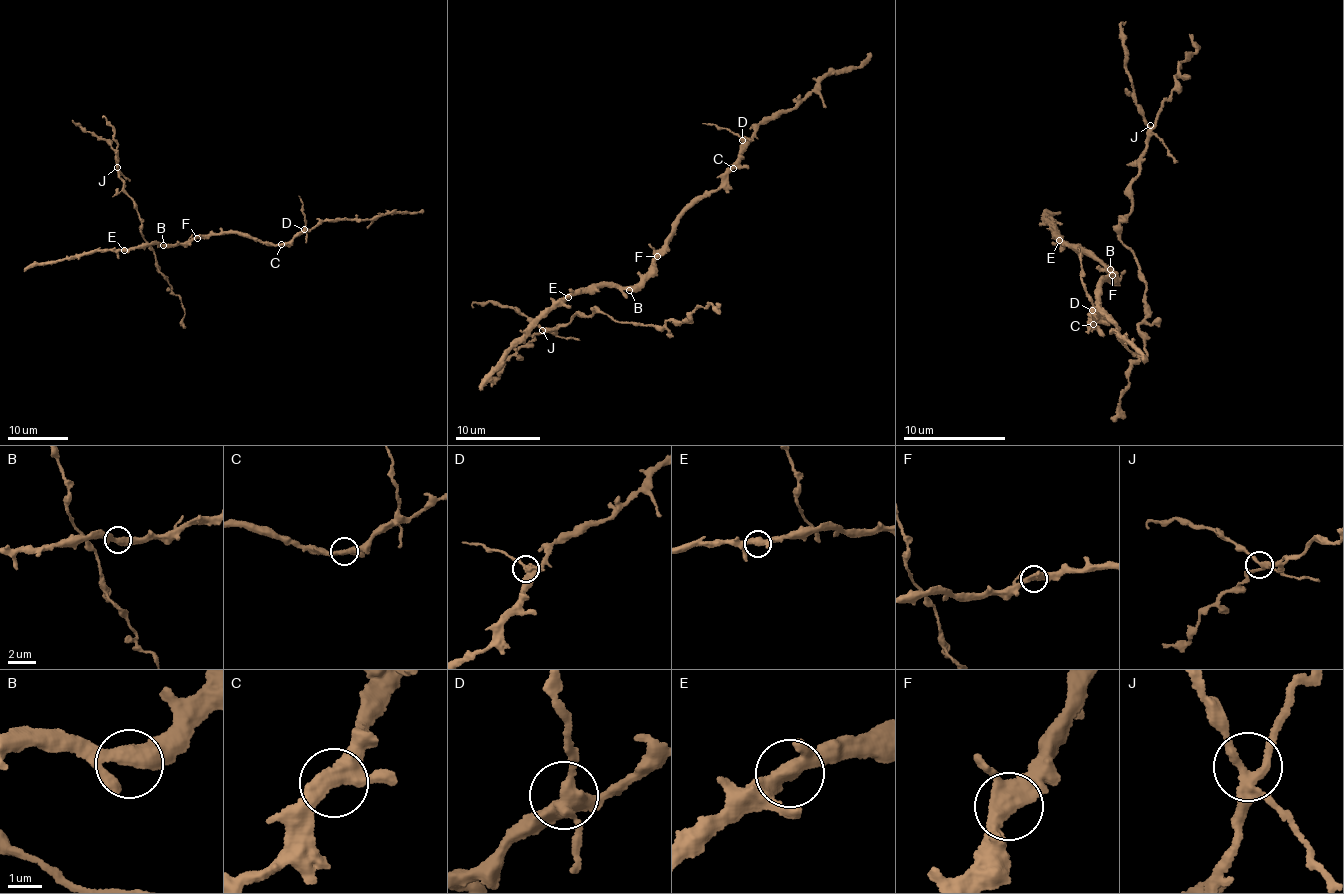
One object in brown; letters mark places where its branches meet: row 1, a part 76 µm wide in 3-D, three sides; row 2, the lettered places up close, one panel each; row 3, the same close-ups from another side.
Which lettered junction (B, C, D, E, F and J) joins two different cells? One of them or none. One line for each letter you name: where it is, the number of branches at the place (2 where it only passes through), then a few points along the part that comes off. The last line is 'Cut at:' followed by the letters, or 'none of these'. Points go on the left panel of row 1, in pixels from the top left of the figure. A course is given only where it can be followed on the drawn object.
D: at (304, 229); 4 branches meet; foreign part runs (304, 229), (302, 200), (298, 195)
Cut at: D

